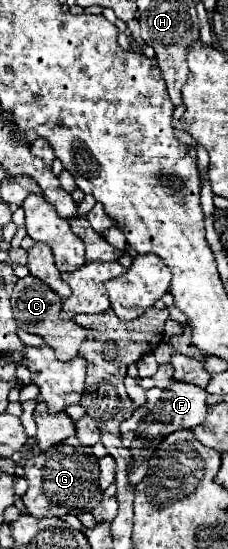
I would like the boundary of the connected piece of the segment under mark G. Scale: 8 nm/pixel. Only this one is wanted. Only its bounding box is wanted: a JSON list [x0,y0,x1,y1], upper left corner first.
[23,438,103,518]

